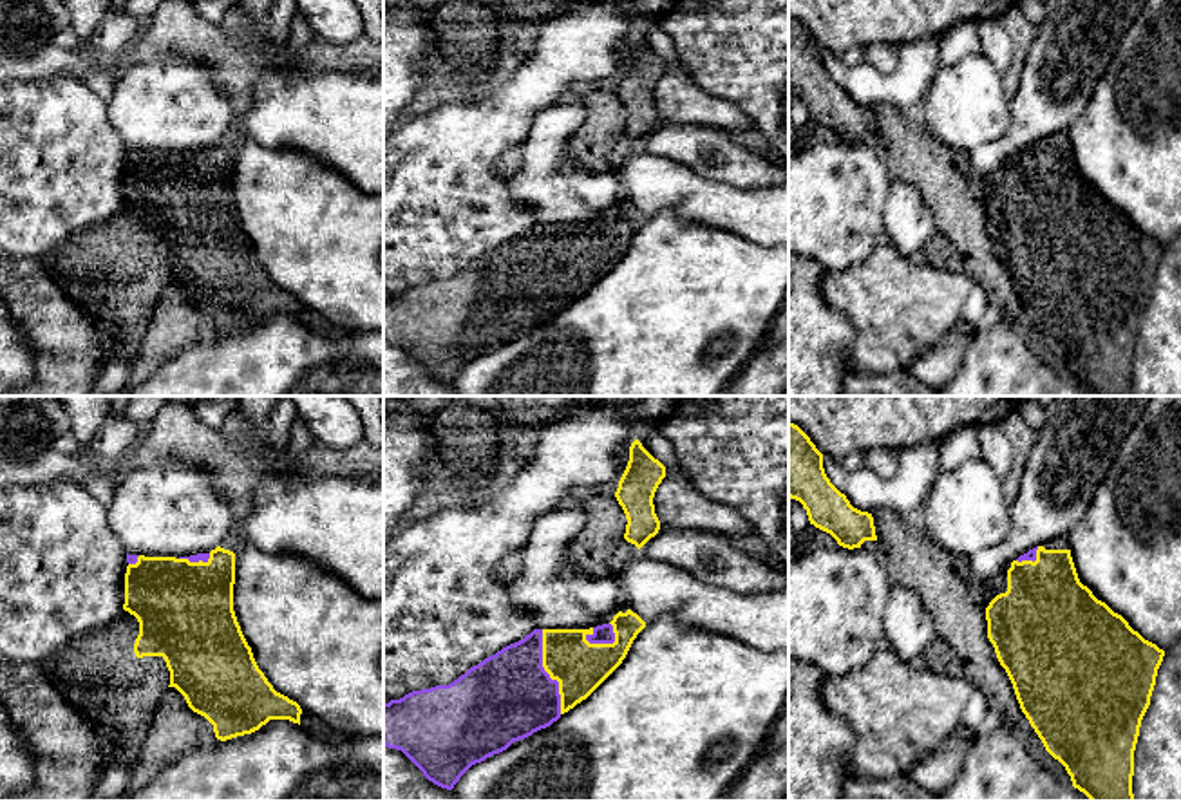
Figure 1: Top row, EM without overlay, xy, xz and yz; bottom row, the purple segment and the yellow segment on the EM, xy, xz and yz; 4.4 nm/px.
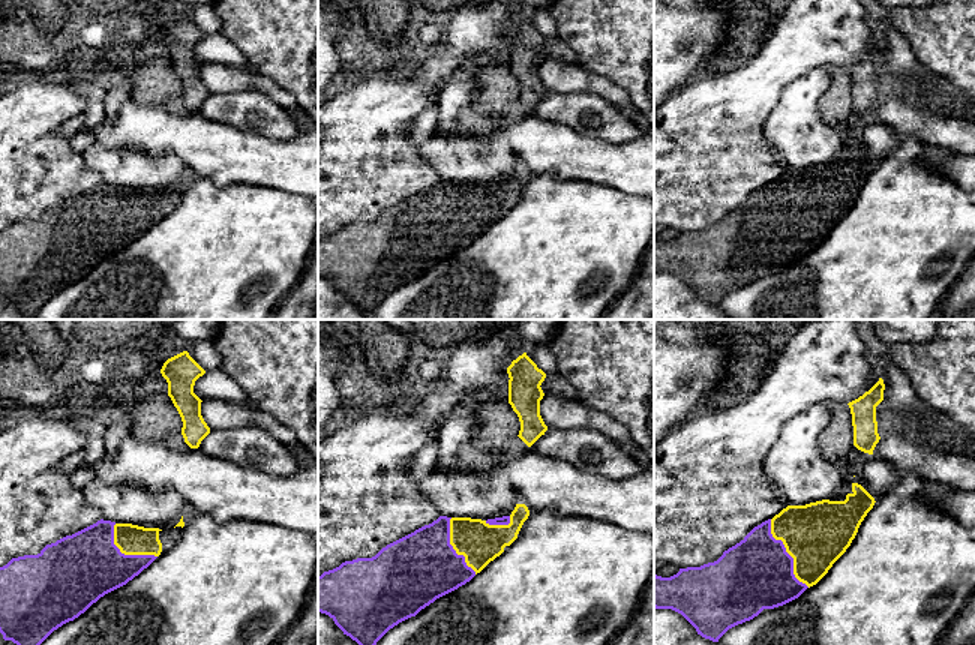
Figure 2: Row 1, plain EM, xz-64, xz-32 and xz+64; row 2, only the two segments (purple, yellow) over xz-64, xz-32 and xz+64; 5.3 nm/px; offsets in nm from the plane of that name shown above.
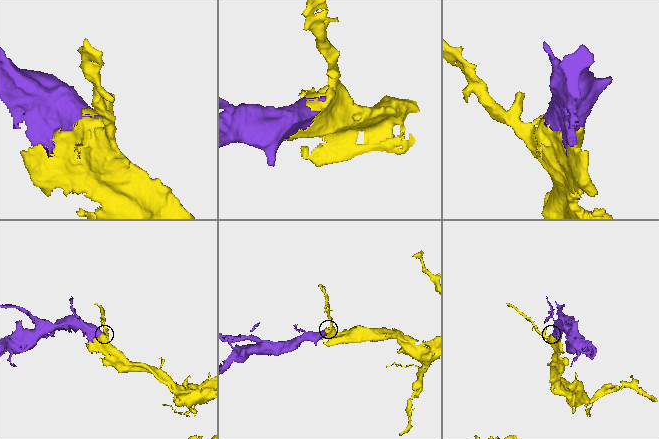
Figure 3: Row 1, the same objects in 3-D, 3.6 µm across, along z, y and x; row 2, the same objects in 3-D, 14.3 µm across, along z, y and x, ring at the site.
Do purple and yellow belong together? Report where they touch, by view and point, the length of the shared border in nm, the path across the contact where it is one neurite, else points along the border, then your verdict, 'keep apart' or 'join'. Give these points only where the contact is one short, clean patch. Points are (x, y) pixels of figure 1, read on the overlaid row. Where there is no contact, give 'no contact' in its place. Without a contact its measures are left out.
meets purple in xz at (547, 673); contact 380 nm long; join

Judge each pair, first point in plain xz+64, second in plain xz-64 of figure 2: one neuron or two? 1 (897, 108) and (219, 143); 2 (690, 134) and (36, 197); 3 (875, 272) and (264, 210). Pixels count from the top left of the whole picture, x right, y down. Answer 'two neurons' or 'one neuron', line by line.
1: two neurons
2: one neuron
3: one neuron

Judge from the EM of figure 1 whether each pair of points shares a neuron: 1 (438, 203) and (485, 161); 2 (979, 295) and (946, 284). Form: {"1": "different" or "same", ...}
{"1": "same", "2": "different"}

